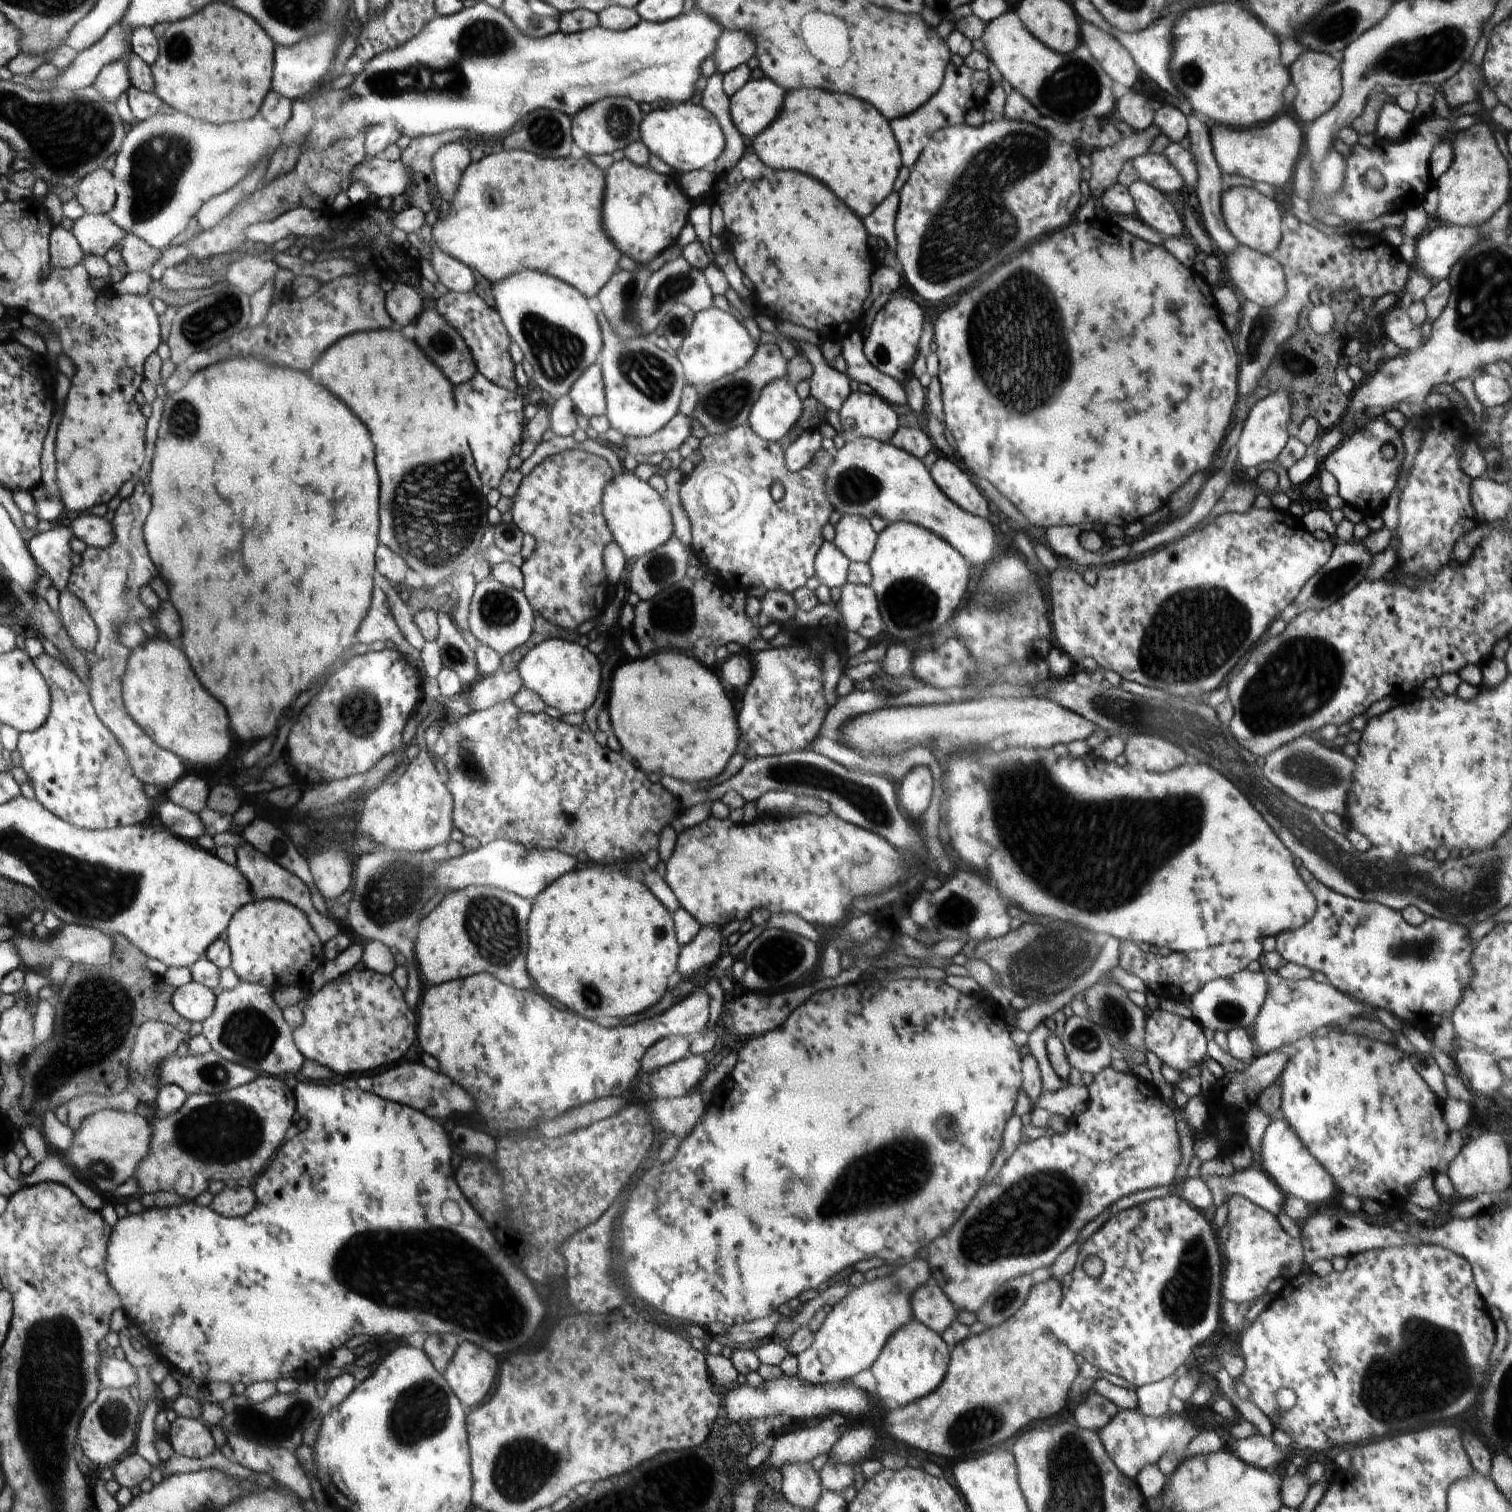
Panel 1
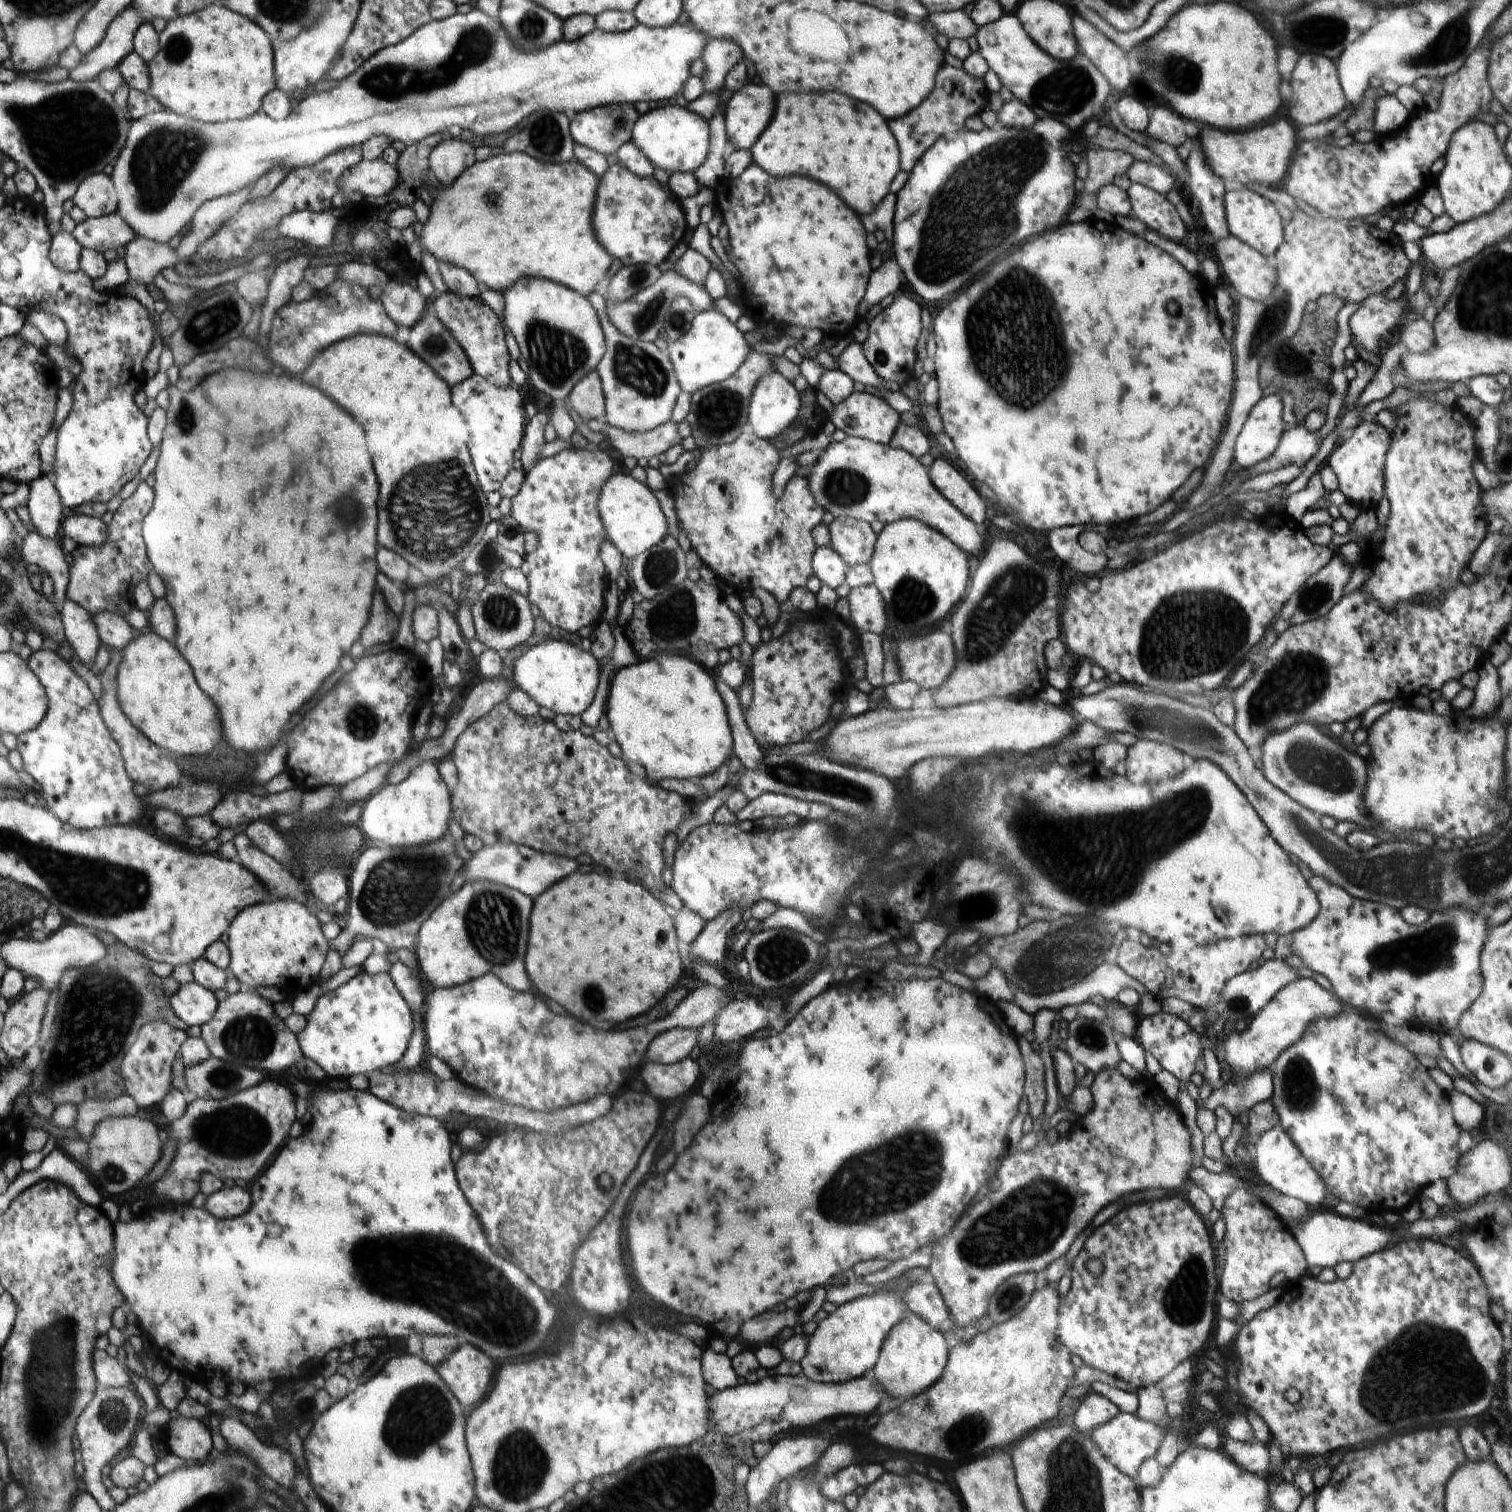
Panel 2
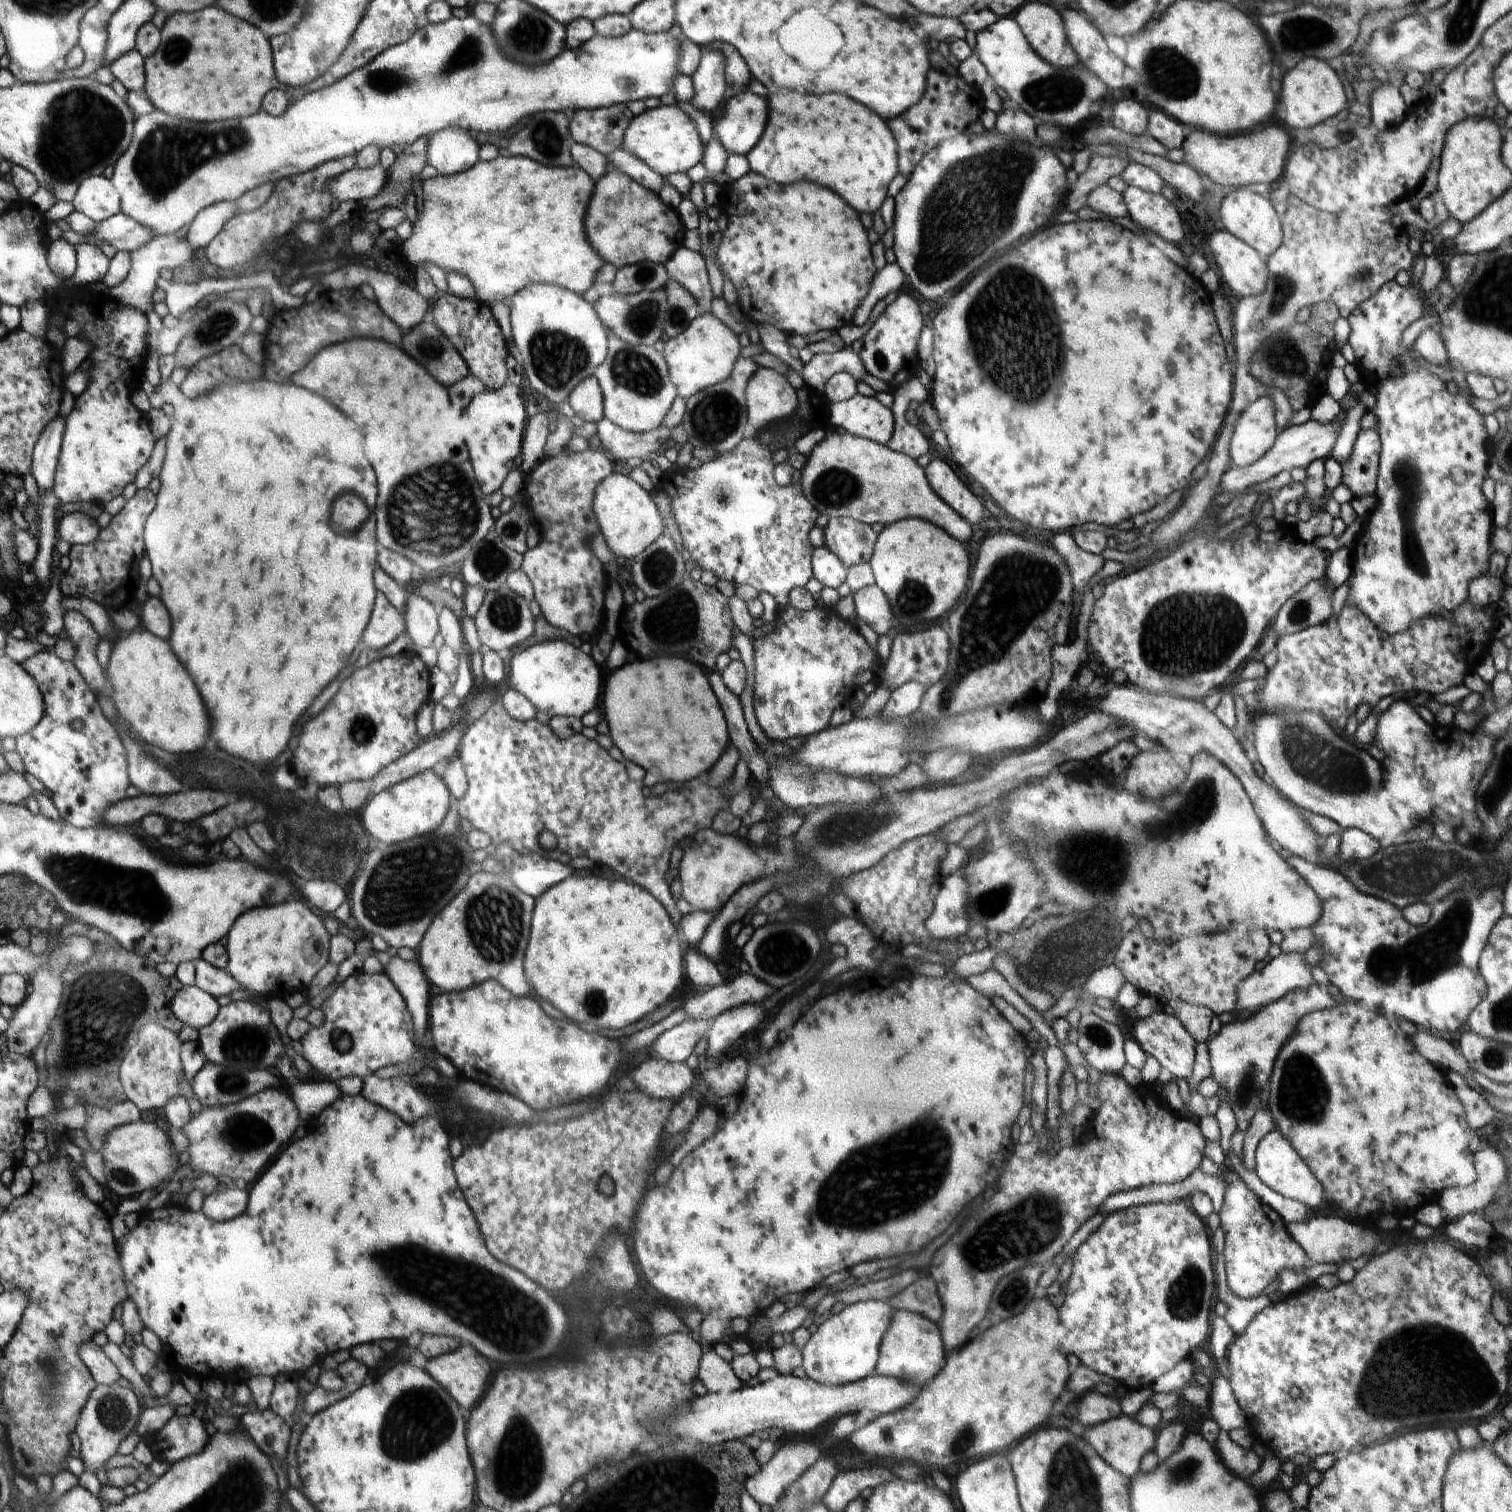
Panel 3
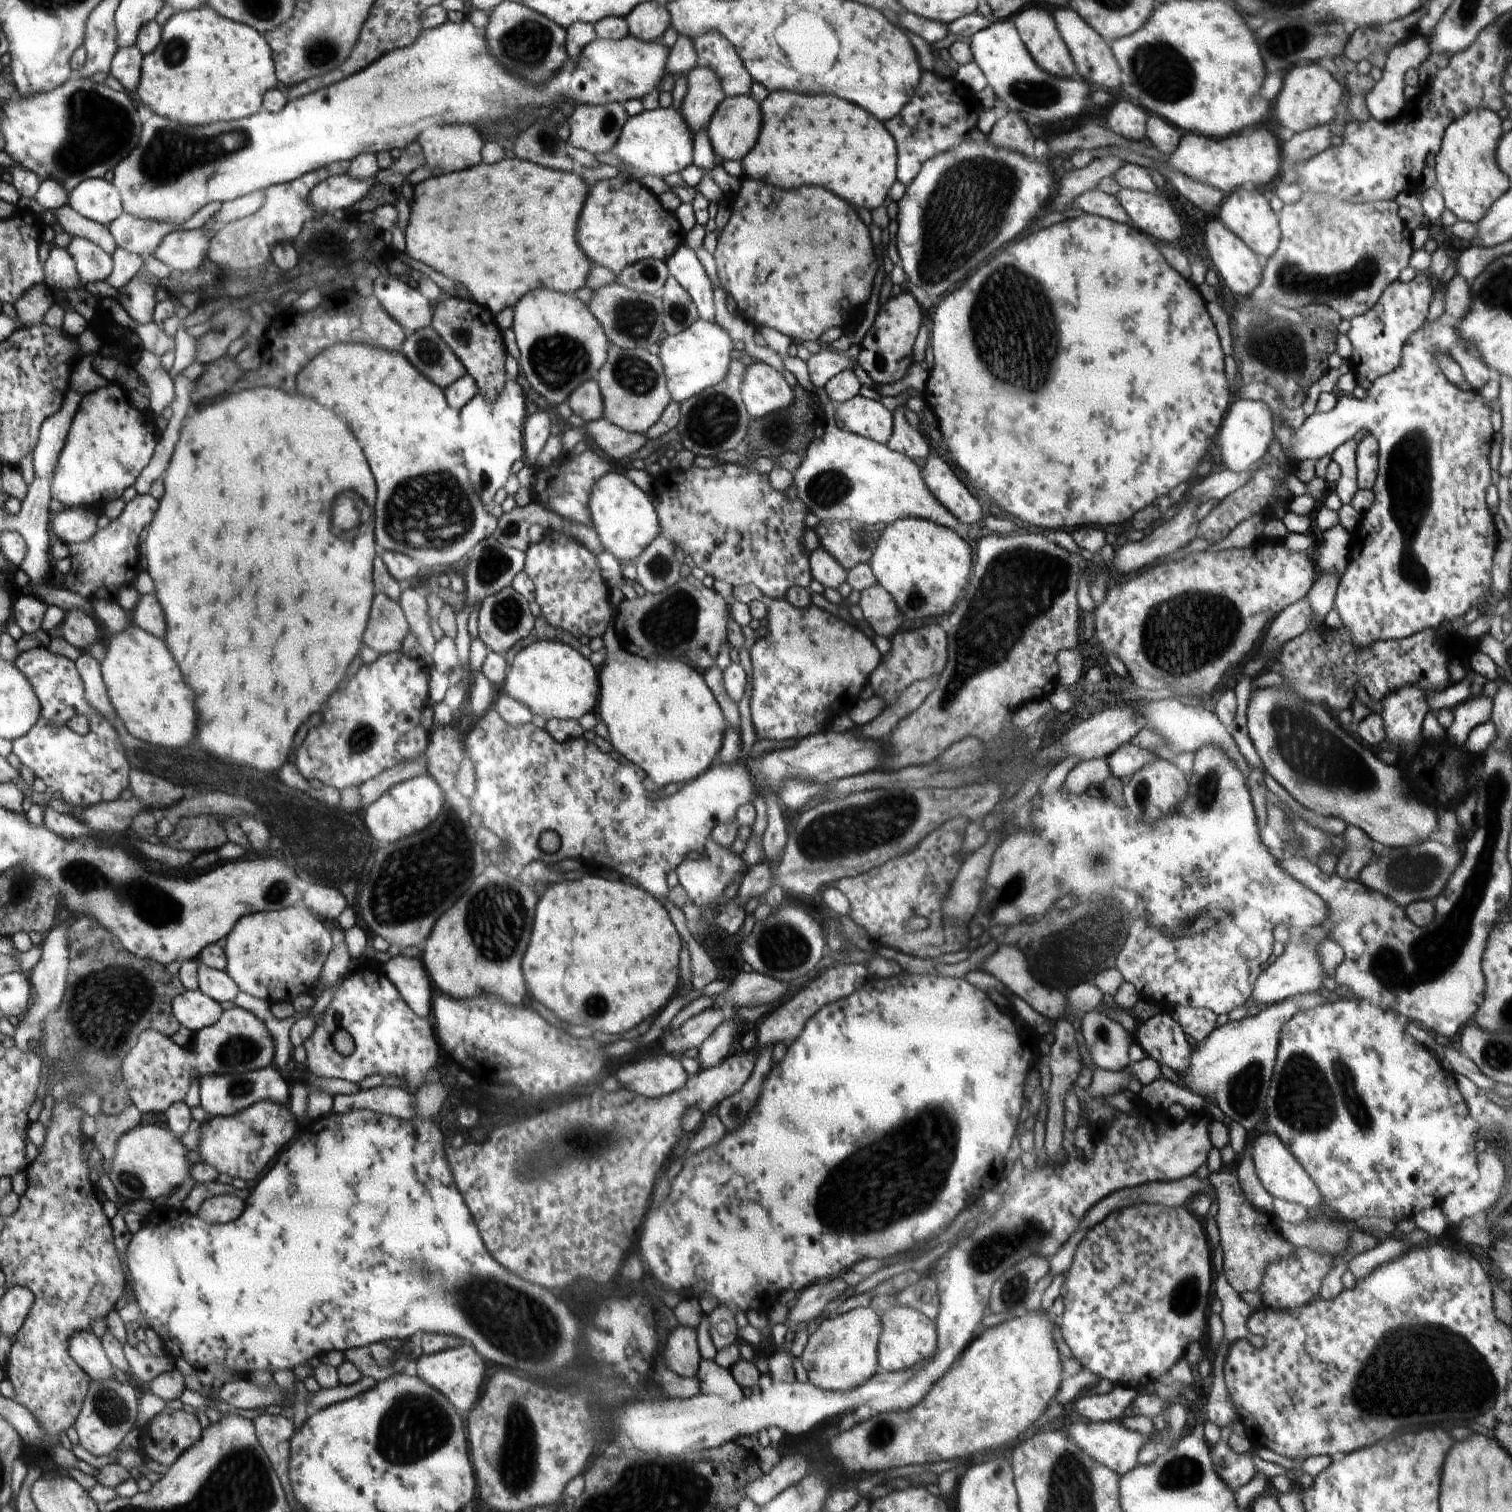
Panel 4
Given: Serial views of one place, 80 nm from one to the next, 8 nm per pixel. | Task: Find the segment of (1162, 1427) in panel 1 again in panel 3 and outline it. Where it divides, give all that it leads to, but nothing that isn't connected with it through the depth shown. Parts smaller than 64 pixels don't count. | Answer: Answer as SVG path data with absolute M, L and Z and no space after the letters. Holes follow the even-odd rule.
M1124 1414L1096 1426L1083 1427L1078 1433L1096 1450L1100 1458L1129 1479L1140 1472L1141 1458L1154 1448L1157 1440L1157 1434L1151 1428L1142 1426L1134 1418Z

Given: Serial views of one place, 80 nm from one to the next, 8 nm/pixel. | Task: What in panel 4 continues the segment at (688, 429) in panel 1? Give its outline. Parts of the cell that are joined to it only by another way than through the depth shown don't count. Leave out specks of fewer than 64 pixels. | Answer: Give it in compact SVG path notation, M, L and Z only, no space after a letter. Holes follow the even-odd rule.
M606 417L596 421L582 423L587 435L594 440L610 456L621 460L630 454L634 454L643 447L647 438L640 433L630 433L623 428L612 424Z

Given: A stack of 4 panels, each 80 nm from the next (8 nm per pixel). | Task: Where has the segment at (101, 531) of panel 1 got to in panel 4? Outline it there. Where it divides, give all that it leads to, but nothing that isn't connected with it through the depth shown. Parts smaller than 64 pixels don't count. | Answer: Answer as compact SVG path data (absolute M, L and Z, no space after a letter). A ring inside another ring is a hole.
M70 507L57 513L53 520L52 532L70 546L83 543L96 536L100 517L96 512L81 507Z

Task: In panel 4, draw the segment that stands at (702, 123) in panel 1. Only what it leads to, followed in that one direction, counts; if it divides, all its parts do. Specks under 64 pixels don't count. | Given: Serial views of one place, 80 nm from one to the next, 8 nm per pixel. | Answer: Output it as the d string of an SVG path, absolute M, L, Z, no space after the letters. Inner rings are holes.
M658 107L630 116L612 152L640 179L647 175L663 179L671 174L679 174L683 168L692 163L694 148L694 135L684 122L682 114L672 107Z

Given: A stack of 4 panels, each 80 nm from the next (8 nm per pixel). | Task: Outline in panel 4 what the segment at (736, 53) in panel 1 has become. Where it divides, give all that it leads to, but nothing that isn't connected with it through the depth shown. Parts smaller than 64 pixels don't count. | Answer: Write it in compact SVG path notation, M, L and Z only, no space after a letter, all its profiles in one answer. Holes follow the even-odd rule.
M696 66L686 77L686 96L682 100L679 112L695 136L707 128L716 107L725 96L719 78L708 67Z

